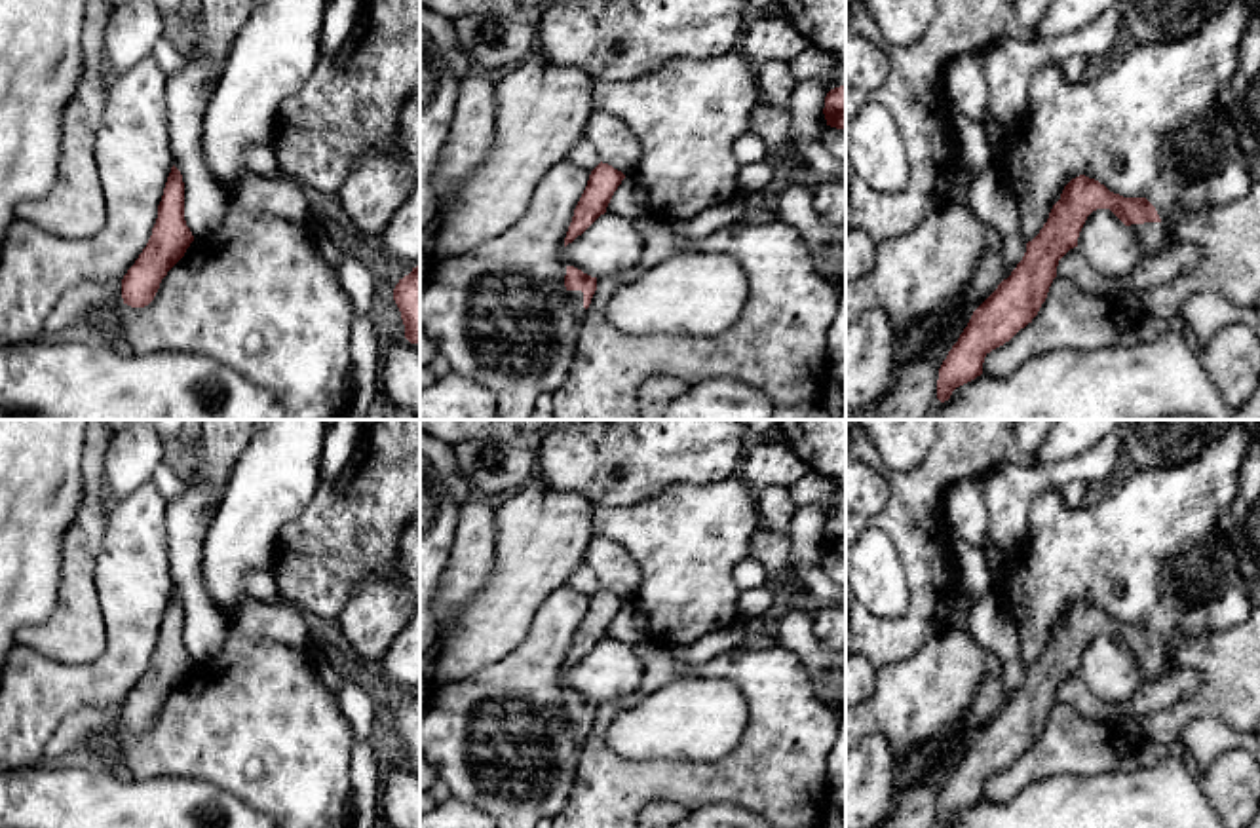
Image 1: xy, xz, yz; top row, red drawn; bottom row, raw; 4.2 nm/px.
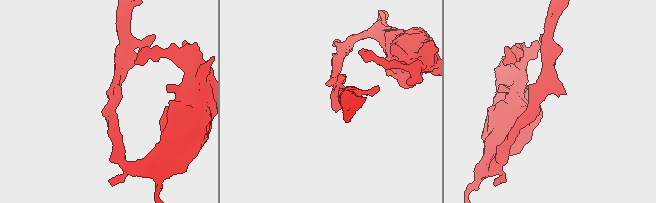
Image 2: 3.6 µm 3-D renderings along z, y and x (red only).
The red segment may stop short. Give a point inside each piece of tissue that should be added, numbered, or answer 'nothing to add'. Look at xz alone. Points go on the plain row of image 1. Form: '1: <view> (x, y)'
1: xz (574, 724)

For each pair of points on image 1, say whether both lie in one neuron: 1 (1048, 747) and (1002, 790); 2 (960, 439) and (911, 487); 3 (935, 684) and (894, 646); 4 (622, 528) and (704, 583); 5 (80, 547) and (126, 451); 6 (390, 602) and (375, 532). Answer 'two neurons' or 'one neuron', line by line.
1: one neuron
2: one neuron
3: two neurons
4: one neuron
5: two neurons
6: two neurons

